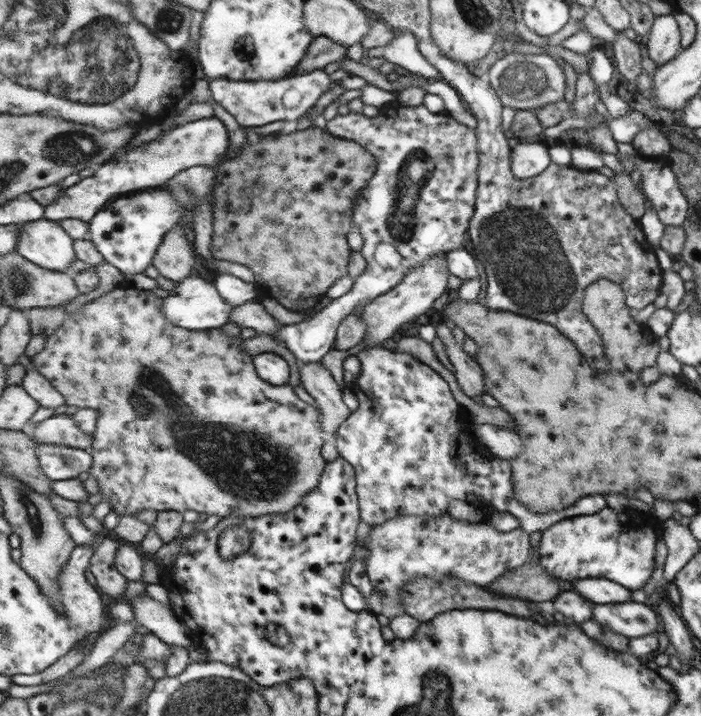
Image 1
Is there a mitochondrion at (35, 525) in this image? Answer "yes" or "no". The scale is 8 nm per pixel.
yes

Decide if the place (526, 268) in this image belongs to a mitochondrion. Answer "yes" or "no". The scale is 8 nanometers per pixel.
yes

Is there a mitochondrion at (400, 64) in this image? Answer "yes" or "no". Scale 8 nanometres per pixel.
no

